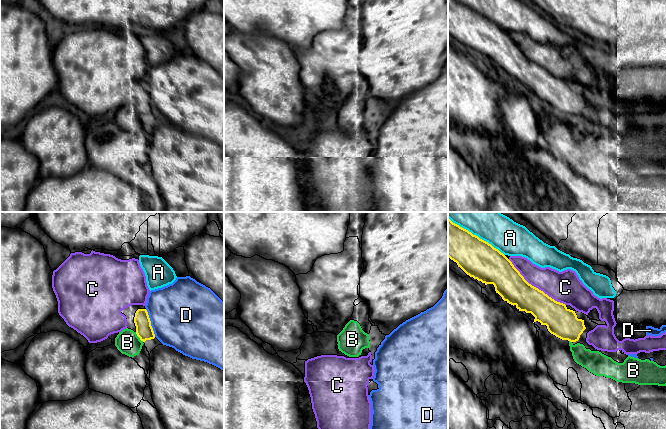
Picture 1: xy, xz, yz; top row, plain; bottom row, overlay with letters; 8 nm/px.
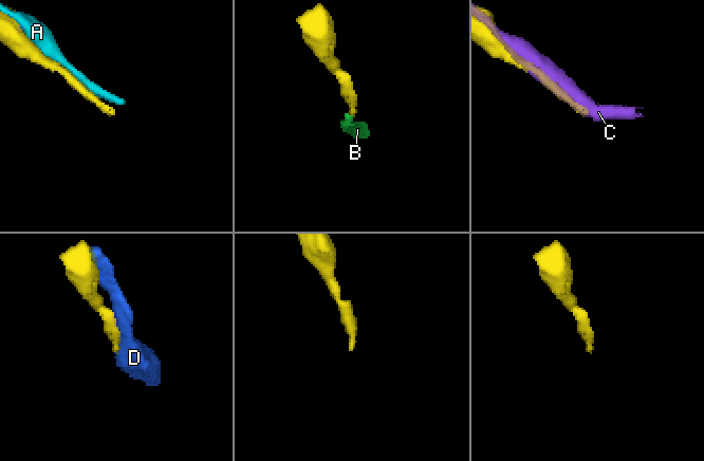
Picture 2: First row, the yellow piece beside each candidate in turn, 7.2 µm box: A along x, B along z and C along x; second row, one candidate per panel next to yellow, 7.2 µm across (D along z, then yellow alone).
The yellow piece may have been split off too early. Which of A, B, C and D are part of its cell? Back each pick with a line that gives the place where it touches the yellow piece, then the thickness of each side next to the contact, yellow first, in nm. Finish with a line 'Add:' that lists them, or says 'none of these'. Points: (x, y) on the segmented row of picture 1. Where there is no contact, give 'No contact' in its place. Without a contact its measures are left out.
B: Touches yellow at xy (138, 336). Thickness 140 nm (yellow) against 190 nm
Add: B

